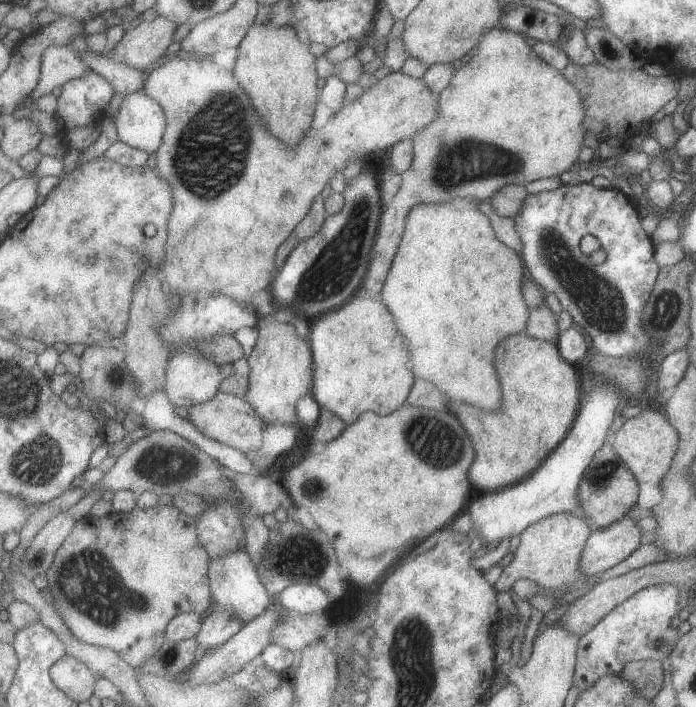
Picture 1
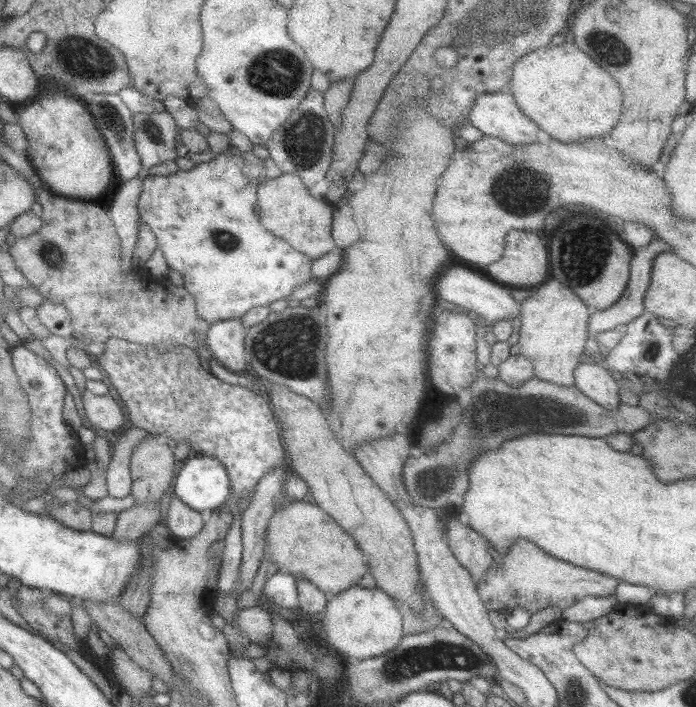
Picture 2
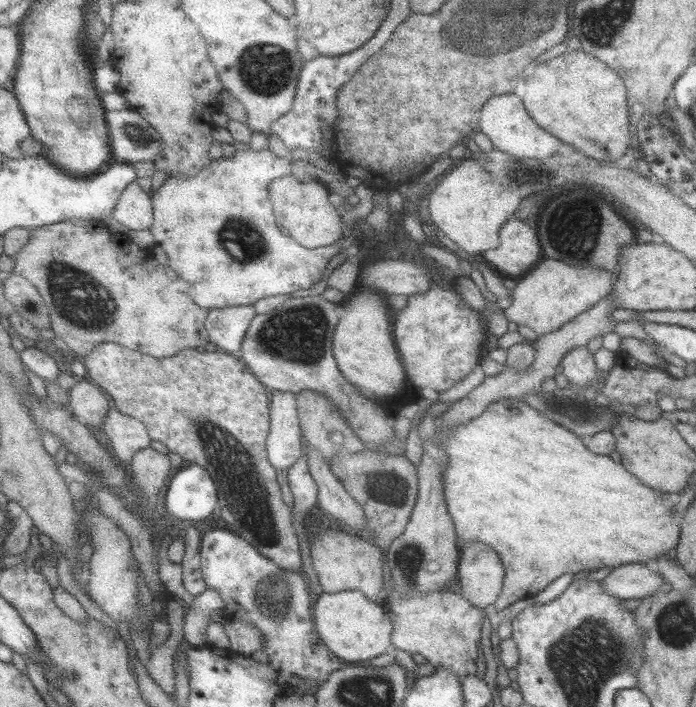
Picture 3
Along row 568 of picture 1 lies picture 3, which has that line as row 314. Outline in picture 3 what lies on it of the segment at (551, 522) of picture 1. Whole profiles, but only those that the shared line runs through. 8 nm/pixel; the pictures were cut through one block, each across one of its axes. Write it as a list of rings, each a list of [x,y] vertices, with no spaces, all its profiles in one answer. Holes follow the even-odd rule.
[[[541,258],[536,268],[515,283],[510,291],[512,301],[502,315],[508,322],[528,326],[537,336],[547,334],[608,298],[612,286],[610,273],[594,266],[573,266],[553,258]]]

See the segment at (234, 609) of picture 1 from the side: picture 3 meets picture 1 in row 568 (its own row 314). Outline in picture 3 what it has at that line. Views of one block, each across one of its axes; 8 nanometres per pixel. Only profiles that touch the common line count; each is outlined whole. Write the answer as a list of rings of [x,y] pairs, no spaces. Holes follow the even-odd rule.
[[[253,305],[211,309],[206,322],[210,339],[221,350],[239,356],[247,331],[257,315]]]

